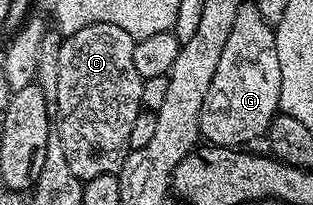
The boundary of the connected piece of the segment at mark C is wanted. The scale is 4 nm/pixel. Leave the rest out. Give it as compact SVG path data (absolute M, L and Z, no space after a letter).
M90 24L81 30L77 30L71 36L66 37L59 45L59 61L57 62L57 94L53 101L54 107L59 107L59 116L57 112L57 135L61 138L61 146L65 150L65 162L69 162L69 167L73 169L73 174L84 182L97 178L101 174L115 174L123 167L123 162L127 158L129 151L129 130L133 130L133 122L141 110L139 104L143 100L143 88L145 82L137 74L137 68L133 66L133 46L136 39L130 36L121 26L112 24Z

